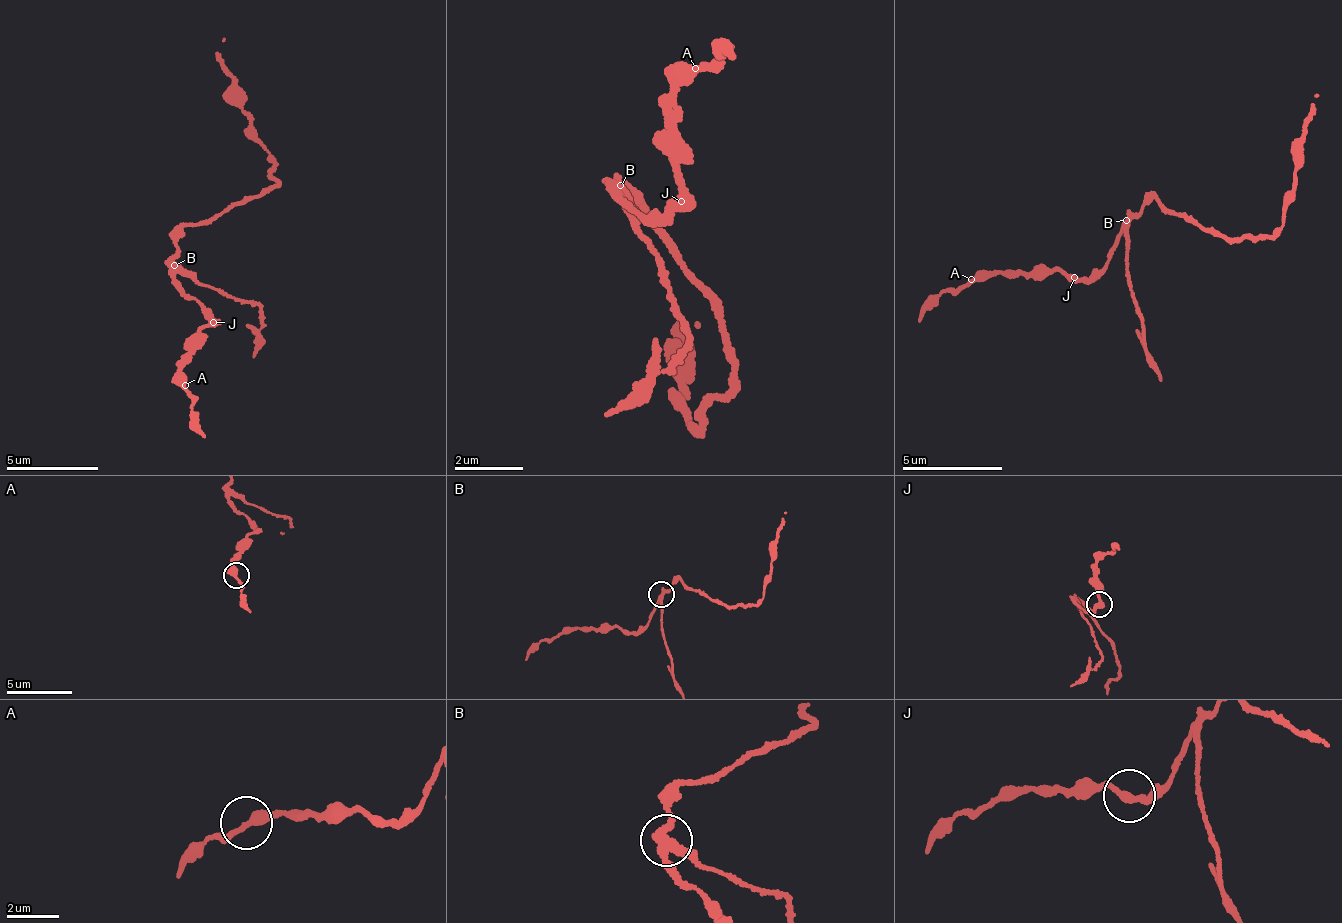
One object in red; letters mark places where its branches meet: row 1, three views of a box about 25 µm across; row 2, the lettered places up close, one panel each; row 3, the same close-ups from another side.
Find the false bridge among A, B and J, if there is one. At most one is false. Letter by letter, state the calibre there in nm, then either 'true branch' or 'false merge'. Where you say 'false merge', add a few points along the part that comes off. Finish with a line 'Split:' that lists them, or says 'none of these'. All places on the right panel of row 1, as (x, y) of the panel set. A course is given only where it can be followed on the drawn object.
A: 320 nm | true branch
B: 280 nm | false merge | (1124, 222), (1139, 320), (1159, 382)
J: 300 nm | true branch
Split: B

